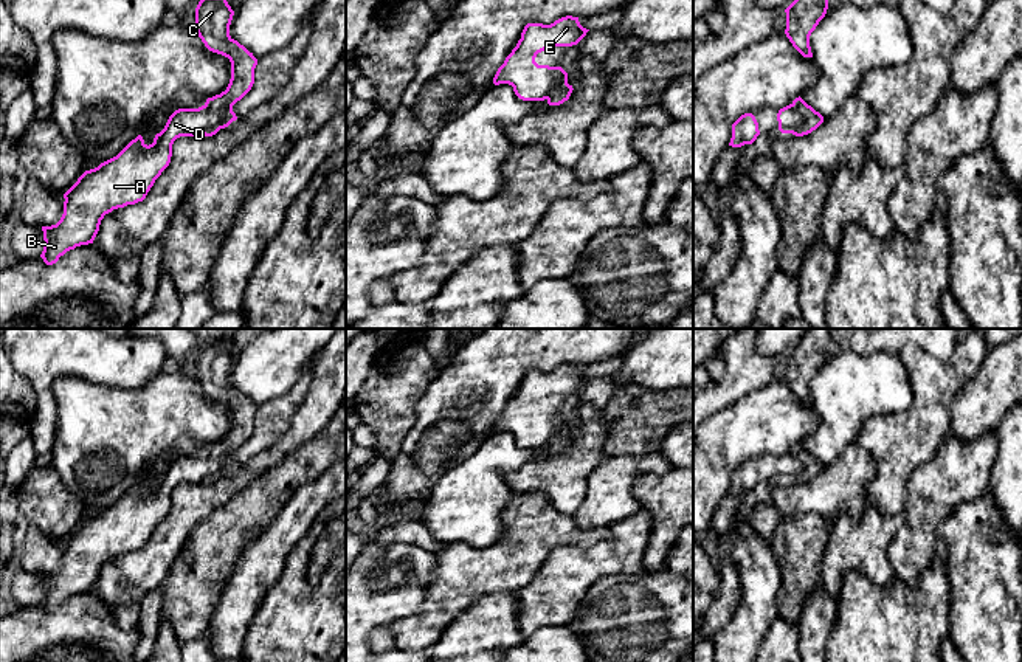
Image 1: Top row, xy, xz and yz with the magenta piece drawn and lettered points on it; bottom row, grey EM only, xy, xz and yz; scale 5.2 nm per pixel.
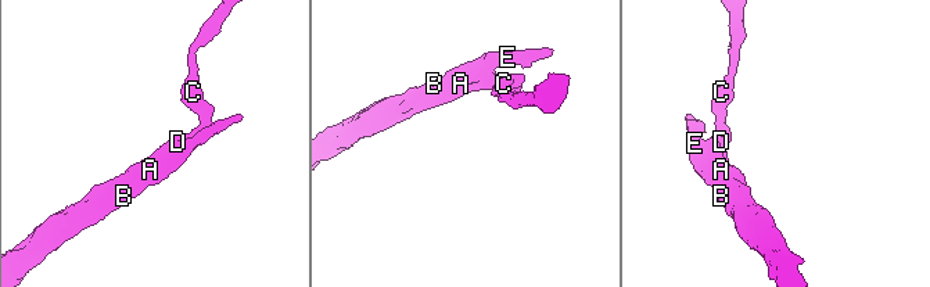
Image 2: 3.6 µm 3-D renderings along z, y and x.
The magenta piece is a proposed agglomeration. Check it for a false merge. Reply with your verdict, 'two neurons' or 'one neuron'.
two neurons

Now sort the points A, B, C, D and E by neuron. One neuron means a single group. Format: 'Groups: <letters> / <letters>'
Groups: A B D E / C

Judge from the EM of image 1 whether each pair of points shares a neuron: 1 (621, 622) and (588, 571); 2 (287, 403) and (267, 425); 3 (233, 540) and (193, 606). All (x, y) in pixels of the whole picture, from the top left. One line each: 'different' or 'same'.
1: different
2: same
3: same

